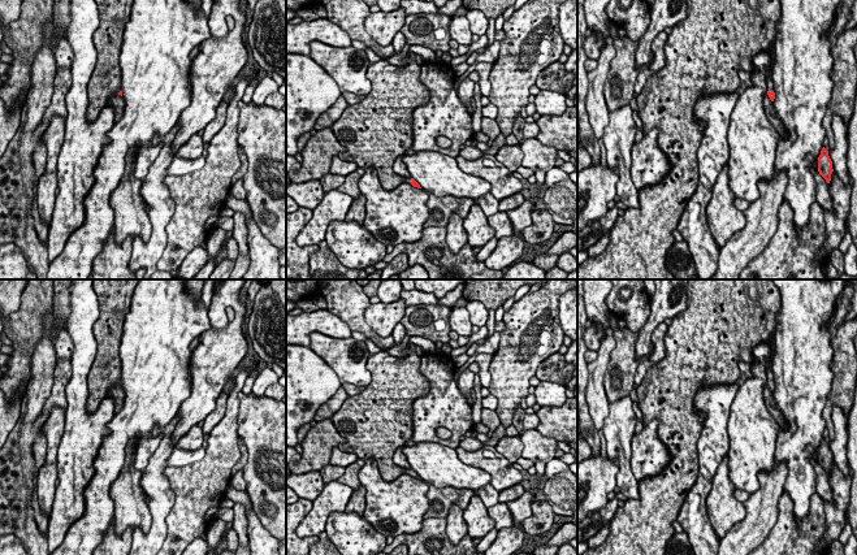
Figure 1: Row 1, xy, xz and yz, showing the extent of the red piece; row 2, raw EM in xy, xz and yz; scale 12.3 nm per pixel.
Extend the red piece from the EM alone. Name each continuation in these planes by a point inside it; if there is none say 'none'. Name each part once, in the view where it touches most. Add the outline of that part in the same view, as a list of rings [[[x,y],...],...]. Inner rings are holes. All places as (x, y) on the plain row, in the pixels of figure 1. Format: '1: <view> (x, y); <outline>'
1: xz (375, 423); [[[412,343],[408,344],[407,354],[402,359],[384,350],[371,354],[367,360],[367,369],[372,376],[371,383],[360,394],[350,395],[332,417],[338,434],[346,439],[339,448],[355,454],[359,459],[373,458],[382,480],[388,482],[412,473],[411,469],[398,467],[393,456],[399,447],[411,443],[412,404],[417,398],[428,395],[430,390],[429,381],[420,372],[421,357],[415,347]]]

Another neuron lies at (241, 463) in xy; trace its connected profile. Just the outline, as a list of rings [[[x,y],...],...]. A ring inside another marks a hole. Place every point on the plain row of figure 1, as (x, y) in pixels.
[[[242,439],[238,441],[238,446],[239,446],[239,451],[241,451],[241,458],[239,460],[235,463],[235,465],[231,468],[231,477],[238,472],[242,471],[243,467],[247,463],[247,448],[246,445]]]

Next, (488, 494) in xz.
[[[485,485],[476,493],[476,495],[482,500],[484,506],[489,508],[498,503],[499,491],[497,491],[492,485]]]

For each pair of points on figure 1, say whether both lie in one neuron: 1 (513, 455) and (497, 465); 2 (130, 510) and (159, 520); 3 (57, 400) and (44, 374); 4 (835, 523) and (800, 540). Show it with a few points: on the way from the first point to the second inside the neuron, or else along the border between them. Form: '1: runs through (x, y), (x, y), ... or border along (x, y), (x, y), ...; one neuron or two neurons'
1: border along (494, 447), (513, 463); two neurons
2: border along (148, 504), (151, 524), (143, 533); two neurons
3: border along (55, 365), (51, 395), (42, 410); two neurons
4: border along (823, 501), (825, 533), (818, 541); two neurons

